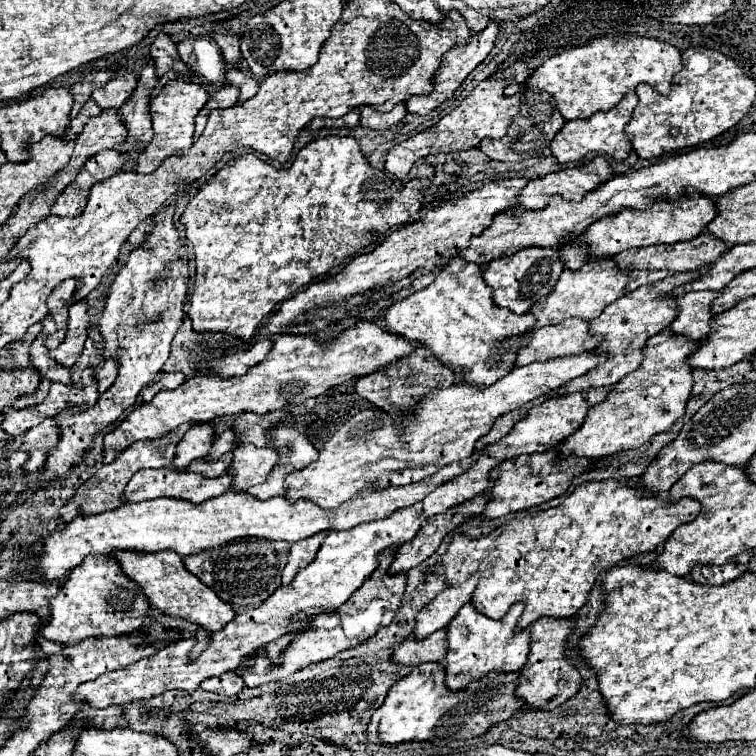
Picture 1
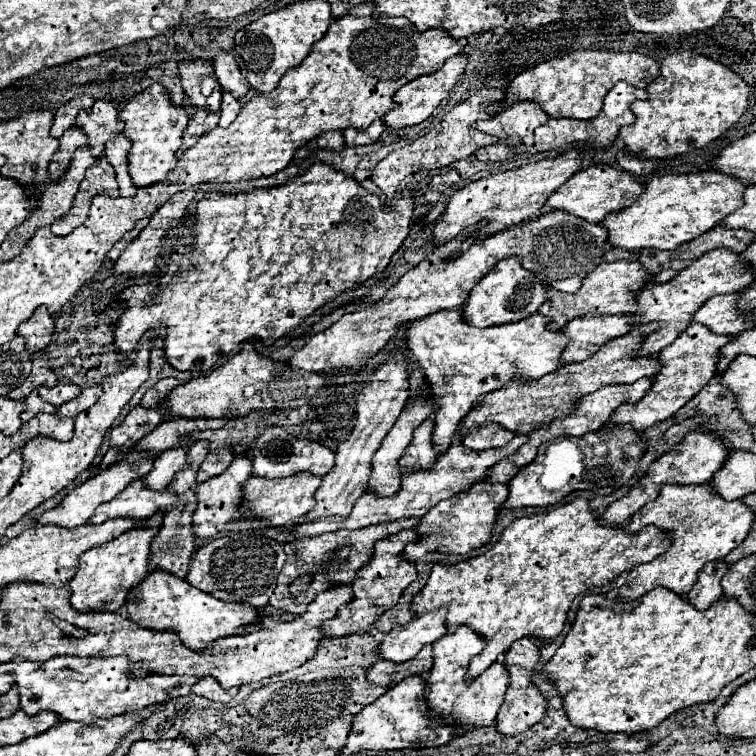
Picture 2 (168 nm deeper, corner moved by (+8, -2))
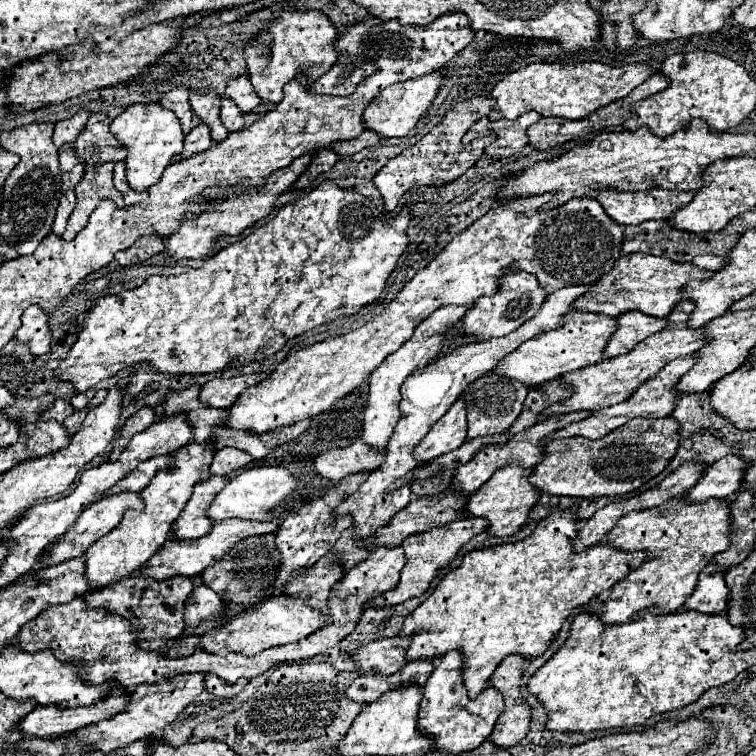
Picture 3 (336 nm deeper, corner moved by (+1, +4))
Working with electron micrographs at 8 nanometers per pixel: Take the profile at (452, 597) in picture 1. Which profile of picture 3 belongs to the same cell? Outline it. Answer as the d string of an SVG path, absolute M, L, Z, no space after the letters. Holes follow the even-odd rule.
M393 636L377 642L359 646L353 658L359 666L359 674L377 672L381 676L391 676L405 666L405 650L409 648L409 638Z

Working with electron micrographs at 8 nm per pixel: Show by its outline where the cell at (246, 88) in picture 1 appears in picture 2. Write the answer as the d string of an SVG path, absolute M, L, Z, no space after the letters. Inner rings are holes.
M232 92L222 94L222 106L220 106L220 126L228 126L240 112L242 104L238 98L232 96Z

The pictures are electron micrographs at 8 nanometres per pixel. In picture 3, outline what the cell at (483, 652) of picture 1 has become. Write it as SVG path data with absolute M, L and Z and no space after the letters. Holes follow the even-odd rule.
M449 652L439 660L439 666L423 686L423 700L419 704L417 728L421 734L435 740L431 748L441 754L463 754L475 750L485 742L489 730L493 730L493 722L497 722L497 714L503 710L503 698L497 690L483 690L475 700L467 698L459 670L461 660L463 658L457 652Z

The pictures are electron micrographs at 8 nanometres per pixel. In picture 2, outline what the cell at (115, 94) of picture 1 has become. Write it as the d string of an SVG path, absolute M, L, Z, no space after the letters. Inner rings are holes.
M96 100L92 108L80 110L76 124L88 134L94 156L104 156L104 144L124 130L120 110L114 100Z

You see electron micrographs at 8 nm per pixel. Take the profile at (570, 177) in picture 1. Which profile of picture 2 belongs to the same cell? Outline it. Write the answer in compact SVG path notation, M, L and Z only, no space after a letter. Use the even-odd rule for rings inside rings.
M592 164L584 170L578 170L574 176L570 176L570 180L566 180L566 184L562 184L562 188L552 192L544 202L544 208L564 210L570 212L572 216L580 216L588 222L598 224L602 222L602 216L606 216L606 212L616 212L618 208L626 208L626 204L638 200L640 194L642 194L642 184L636 182L628 172L620 168L616 170L608 164Z

